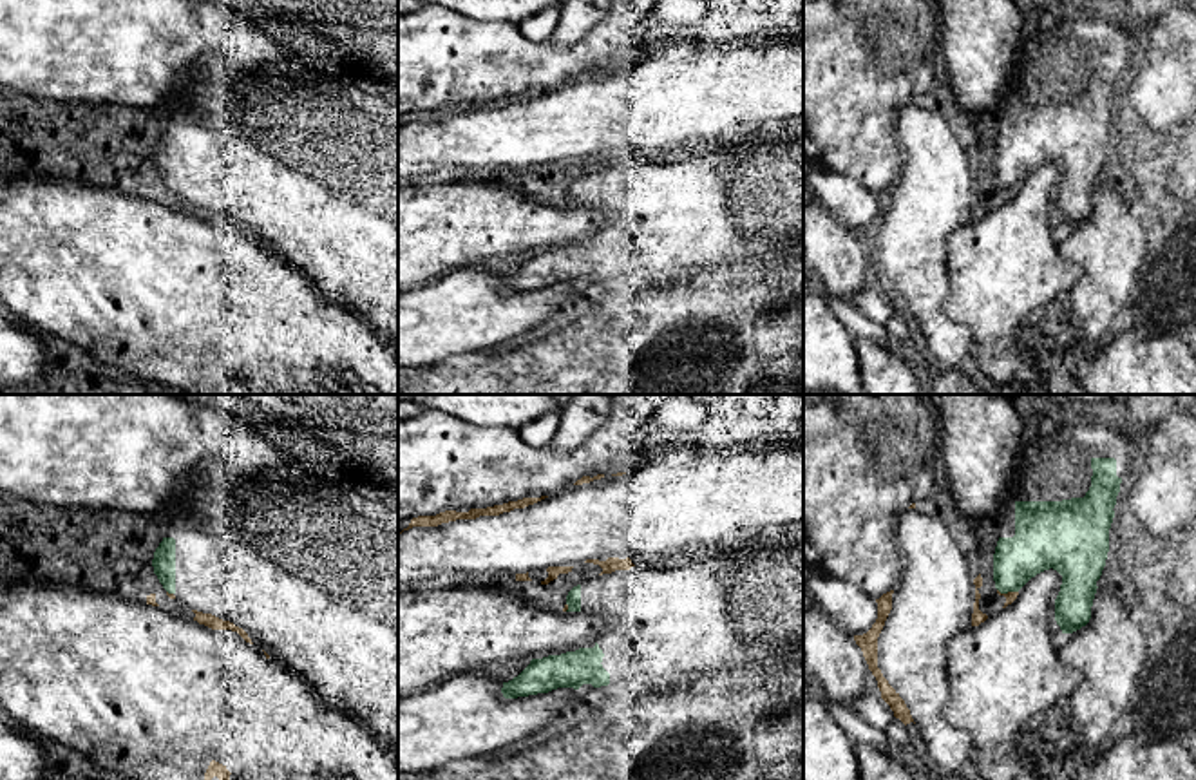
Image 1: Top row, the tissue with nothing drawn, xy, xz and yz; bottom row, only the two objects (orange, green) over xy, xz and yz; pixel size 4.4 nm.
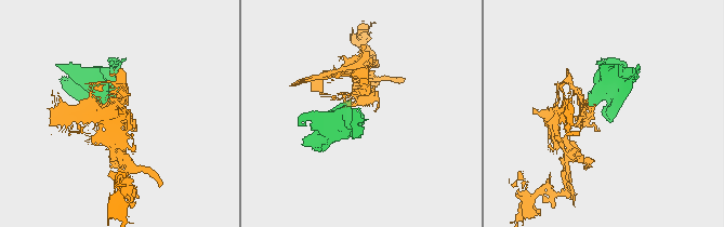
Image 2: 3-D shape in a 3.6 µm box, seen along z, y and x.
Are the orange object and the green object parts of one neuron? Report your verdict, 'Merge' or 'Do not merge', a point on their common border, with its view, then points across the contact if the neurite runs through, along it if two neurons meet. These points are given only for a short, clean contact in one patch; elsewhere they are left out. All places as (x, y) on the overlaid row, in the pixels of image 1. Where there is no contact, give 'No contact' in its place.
Do not merge. Touches orange at yz (1008, 592)

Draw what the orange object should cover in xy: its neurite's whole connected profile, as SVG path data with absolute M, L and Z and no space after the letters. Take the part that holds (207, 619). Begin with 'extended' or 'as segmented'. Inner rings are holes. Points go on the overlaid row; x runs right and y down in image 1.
as segmented | M192 610L195 614L194 621L197 621L199 624L204 624L212 630L232 630L232 632L237 632L246 642L253 644L252 639L248 637L248 633L235 626L233 623L230 621L223 621L212 614L203 614L203 612L197 612L197 610Z

